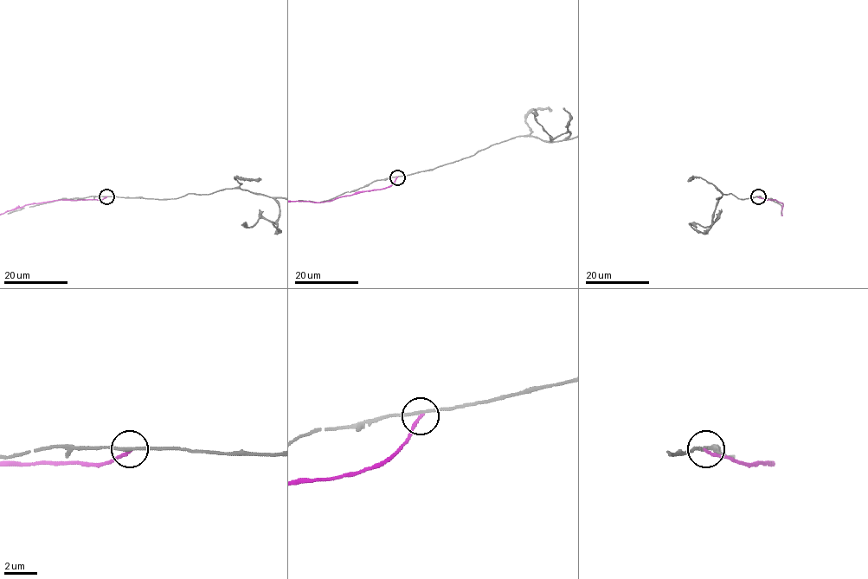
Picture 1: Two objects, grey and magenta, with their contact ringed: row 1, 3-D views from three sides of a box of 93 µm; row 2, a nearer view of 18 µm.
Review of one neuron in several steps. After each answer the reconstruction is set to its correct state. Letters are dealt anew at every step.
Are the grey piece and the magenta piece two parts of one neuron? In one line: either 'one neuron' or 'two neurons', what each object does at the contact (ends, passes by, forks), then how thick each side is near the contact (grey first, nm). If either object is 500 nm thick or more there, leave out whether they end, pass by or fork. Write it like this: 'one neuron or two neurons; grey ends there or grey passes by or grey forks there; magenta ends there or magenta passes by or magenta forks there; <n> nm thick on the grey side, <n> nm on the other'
two neurons; grey passes by; magenta ends there; 160 nm thick on the grey side, 180 nm on the other

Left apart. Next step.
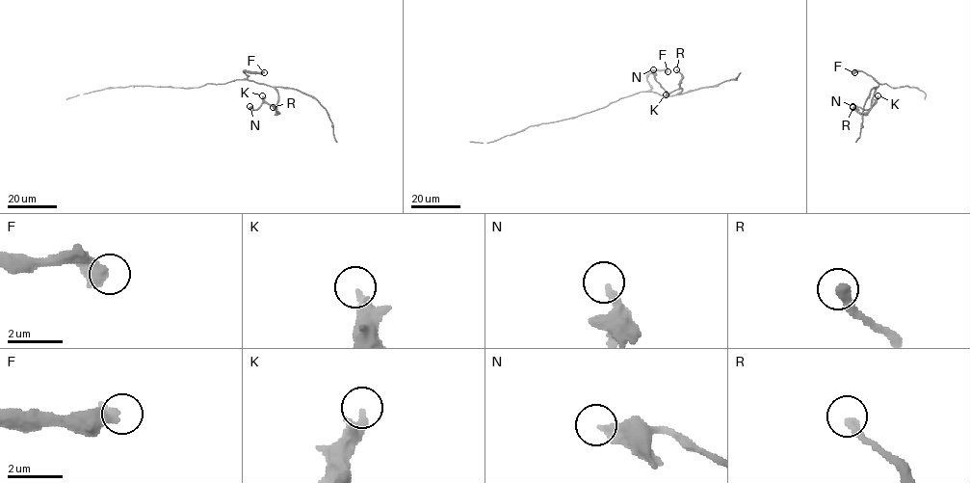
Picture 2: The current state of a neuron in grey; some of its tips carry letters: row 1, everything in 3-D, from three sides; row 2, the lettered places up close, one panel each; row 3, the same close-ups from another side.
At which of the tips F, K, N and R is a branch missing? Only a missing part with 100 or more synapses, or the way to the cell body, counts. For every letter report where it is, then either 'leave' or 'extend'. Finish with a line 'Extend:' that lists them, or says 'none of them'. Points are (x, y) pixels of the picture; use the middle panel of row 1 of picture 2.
F: at (668, 71); leave
K: at (666, 94); leave
N: at (653, 69); leave
R: at (676, 69); extend
Extend: R

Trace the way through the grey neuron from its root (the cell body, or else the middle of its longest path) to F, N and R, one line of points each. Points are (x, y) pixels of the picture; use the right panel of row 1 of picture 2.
F: (883, 84), (861, 70), (854, 72)
N: (883, 84), (875, 79), (878, 86), (872, 105), (876, 102), (870, 108), (852, 106)
R: (883, 84), (875, 79), (878, 86), (868, 111), (861, 114), (852, 107)

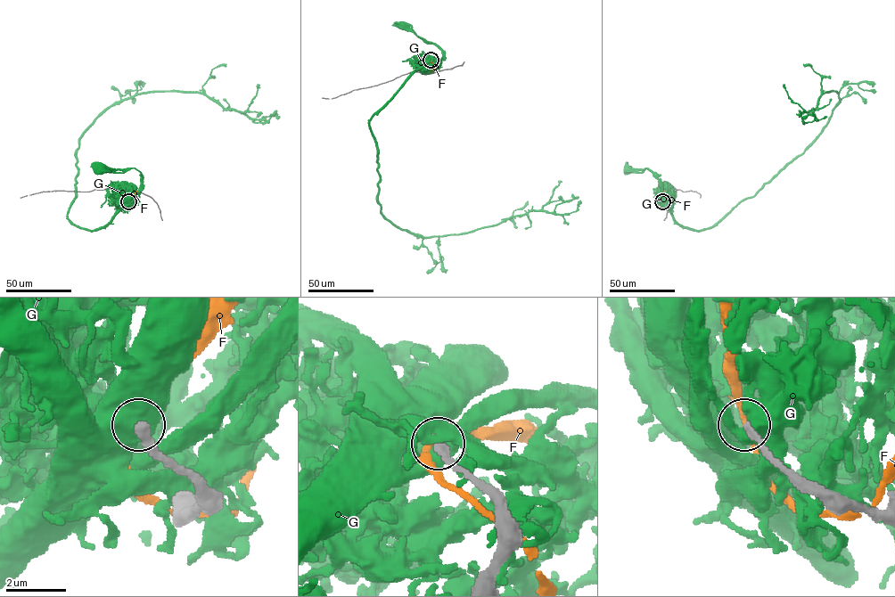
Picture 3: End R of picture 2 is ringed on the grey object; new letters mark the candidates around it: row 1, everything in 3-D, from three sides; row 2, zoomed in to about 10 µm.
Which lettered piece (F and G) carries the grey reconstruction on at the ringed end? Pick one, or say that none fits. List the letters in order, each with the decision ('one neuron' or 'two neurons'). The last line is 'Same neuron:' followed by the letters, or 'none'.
F: two neurons
G: two neurons
Same neuron: none

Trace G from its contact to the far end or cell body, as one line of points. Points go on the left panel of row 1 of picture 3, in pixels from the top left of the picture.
G: (129, 203), (142, 187), (141, 173), (135, 168), (102, 168)

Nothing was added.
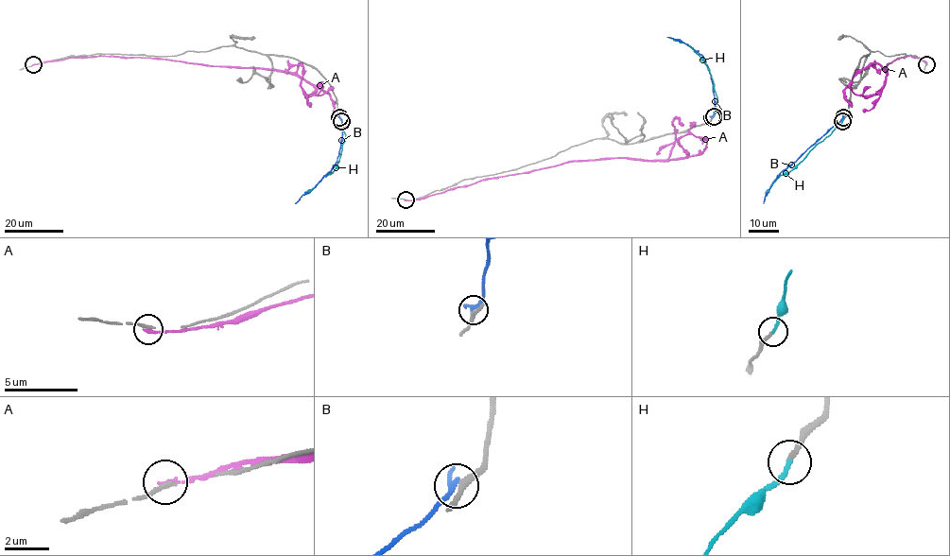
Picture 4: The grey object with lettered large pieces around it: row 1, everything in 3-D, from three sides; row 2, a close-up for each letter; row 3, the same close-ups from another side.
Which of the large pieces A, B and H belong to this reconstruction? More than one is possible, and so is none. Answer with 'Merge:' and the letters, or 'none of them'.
Merge: H

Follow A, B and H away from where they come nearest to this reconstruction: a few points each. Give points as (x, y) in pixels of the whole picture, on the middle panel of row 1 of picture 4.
A: (405, 200), (570, 162), (666, 160), (675, 135), (673, 121), (678, 119), (682, 126)
B: (711, 117), (714, 95), (706, 61), (688, 44), (666, 37)
H: (714, 115), (717, 96), (710, 69), (693, 49), (673, 40)

